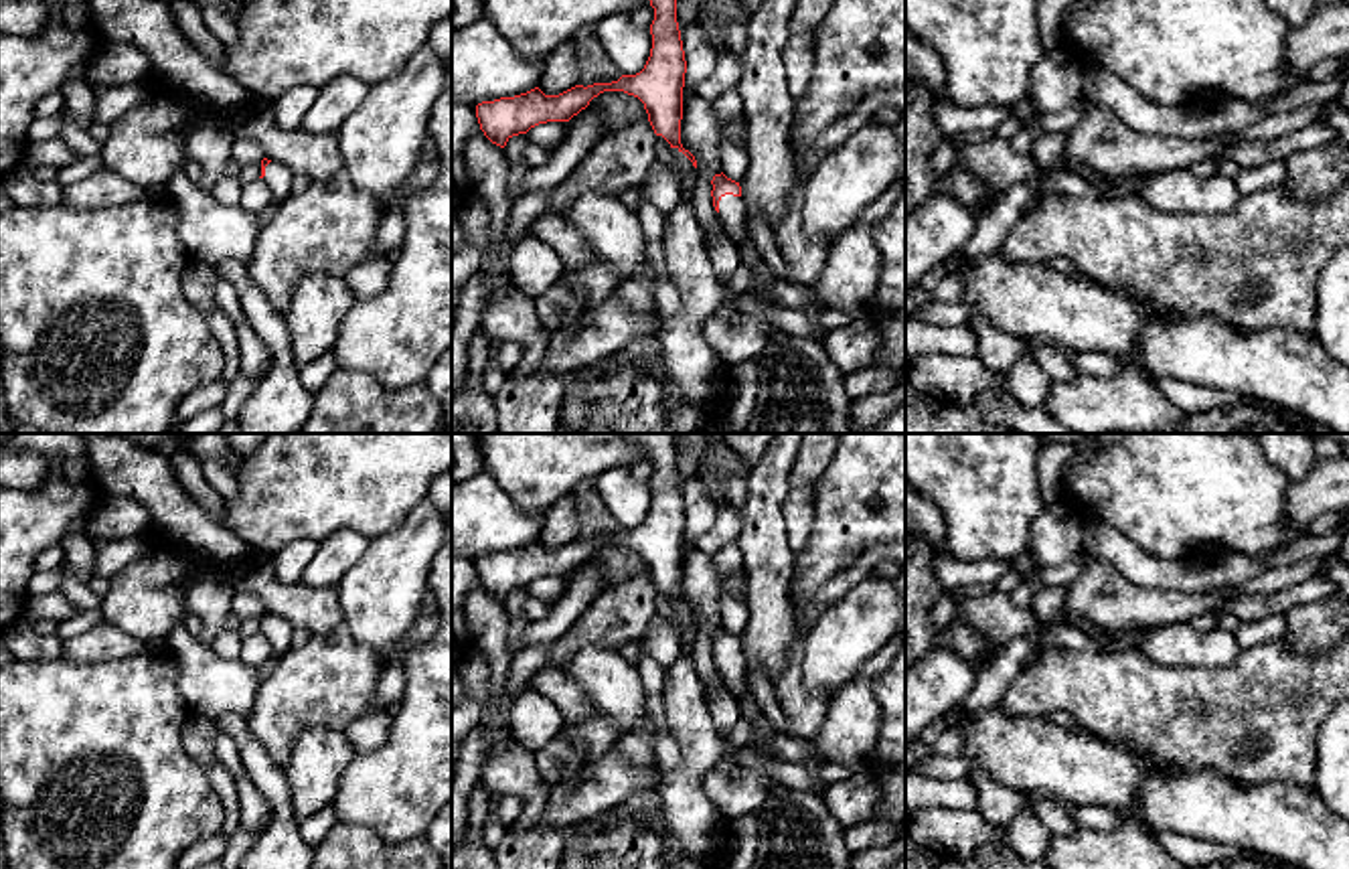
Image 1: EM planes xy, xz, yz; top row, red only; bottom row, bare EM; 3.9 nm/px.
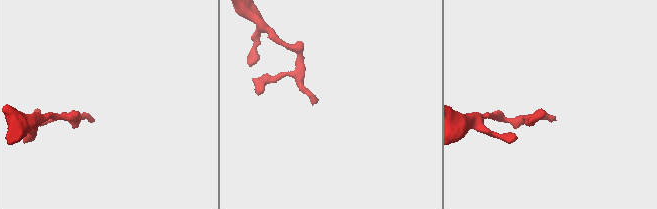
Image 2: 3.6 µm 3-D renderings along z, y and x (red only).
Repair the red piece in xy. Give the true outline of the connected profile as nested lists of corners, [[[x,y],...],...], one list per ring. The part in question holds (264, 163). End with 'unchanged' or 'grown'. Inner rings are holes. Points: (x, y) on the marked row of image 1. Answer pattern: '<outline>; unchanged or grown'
[[[263,158],[259,178],[263,178],[265,184],[271,188],[271,203],[282,205],[292,194],[294,174],[277,162]]]; grown

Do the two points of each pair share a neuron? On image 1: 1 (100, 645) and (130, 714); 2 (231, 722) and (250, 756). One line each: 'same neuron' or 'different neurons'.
1: different neurons
2: same neuron

